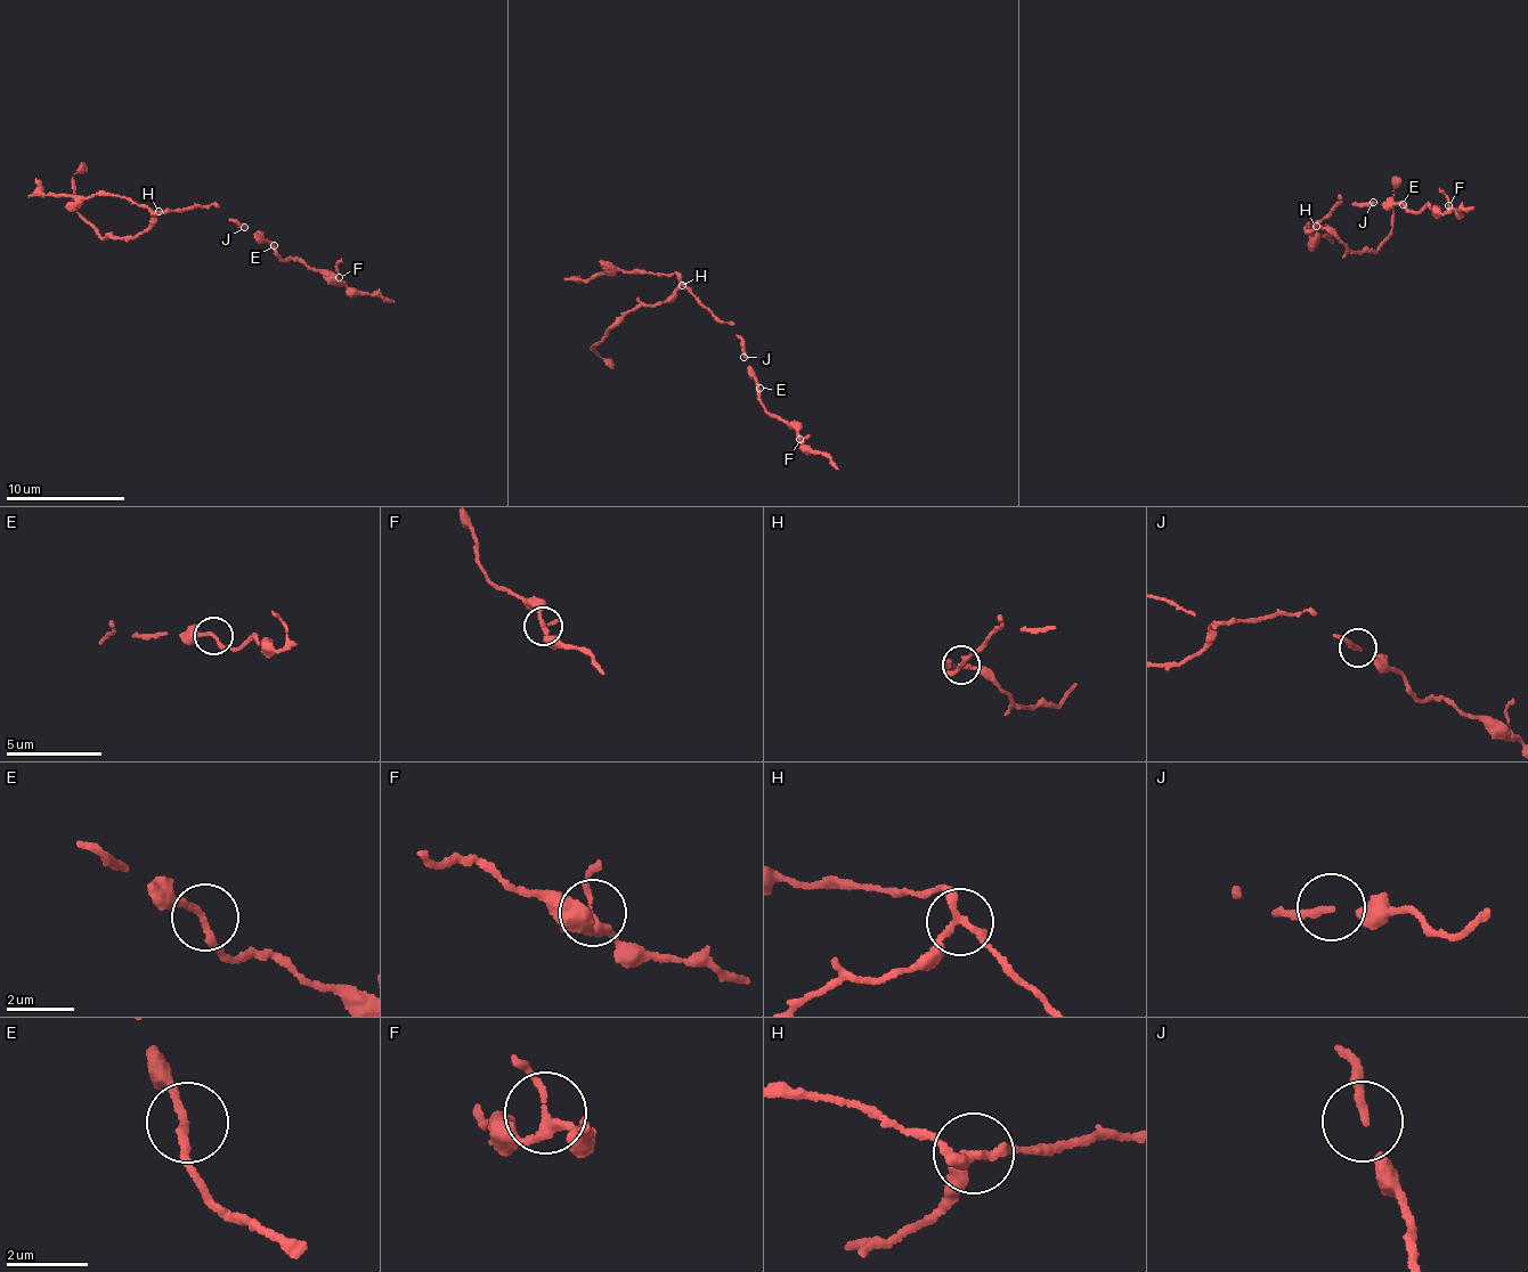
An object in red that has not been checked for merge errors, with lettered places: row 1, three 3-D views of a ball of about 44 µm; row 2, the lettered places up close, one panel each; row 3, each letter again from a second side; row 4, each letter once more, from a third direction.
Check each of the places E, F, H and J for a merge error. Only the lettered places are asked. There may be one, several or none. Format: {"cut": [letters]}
{"cut": ["H"]}

